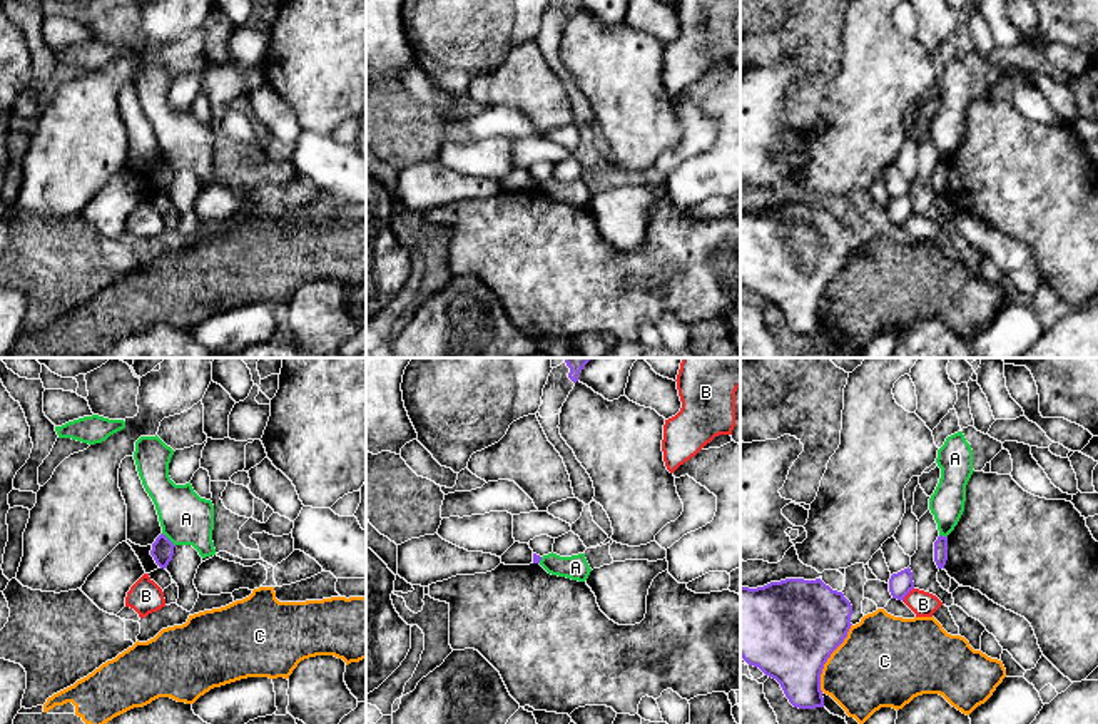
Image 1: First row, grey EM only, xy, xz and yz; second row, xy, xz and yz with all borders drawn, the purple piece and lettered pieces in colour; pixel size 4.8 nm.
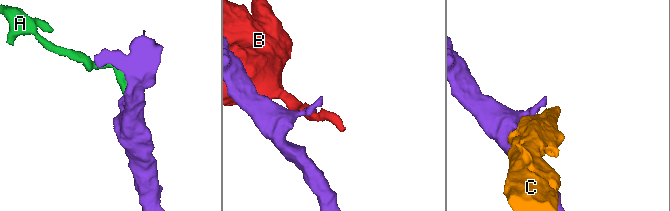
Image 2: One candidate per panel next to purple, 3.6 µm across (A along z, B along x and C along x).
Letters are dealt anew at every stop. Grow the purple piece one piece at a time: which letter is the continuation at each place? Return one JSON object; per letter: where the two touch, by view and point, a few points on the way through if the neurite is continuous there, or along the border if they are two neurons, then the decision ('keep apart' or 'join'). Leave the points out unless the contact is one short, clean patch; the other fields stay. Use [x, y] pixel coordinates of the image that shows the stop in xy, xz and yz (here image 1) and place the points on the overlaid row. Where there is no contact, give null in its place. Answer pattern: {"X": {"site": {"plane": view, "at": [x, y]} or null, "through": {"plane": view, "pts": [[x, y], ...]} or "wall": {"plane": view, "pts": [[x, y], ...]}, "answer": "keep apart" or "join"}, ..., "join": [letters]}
{"A": {"site": {"plane": "xy", "at": [167, 539]}, "wall": {"plane": "xy", "pts": [[162, 532], [174, 545]]}, "answer": "keep apart"}, "B": {"site": {"plane": "yz", "at": [908, 592]}, "answer": "keep apart"}, "C": {"site": {"plane": "yz", "at": [829, 656]}, "answer": "keep apart"}, "join": []}

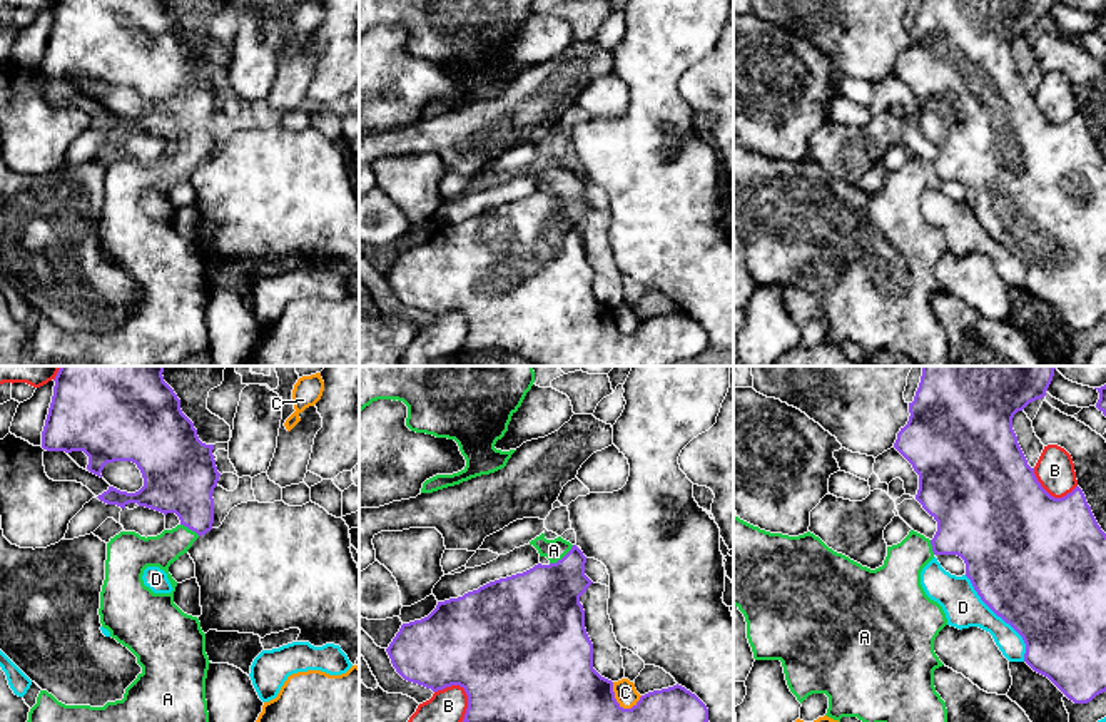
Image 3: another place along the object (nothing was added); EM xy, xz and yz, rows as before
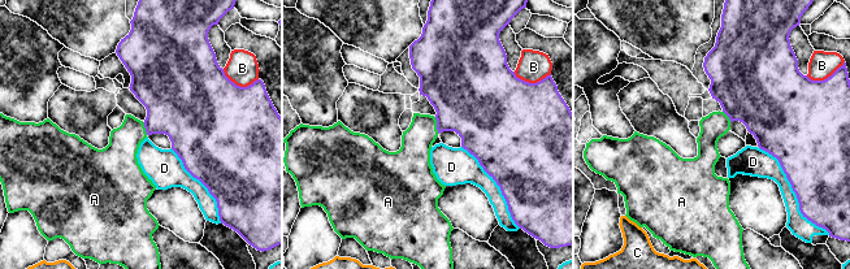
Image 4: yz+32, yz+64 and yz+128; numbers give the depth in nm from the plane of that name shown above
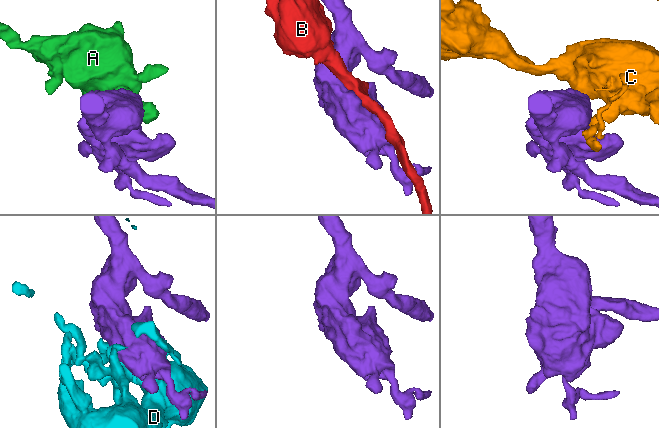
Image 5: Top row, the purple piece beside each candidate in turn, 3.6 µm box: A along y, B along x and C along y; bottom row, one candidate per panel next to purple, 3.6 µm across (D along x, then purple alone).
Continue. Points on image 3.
{"A": {"site": {"plane": "xz", "at": [563, 557]}, "through": {"plane": "xz", "pts": [[542, 604], [563, 580], [563, 557], [553, 550]]}, "answer": "join"}, "B": {"site": {"plane": "xz", "at": [465, 691]}, "answer": "keep apart"}, "C": {"site": {"plane": "xz", "at": [617, 702]}, "answer": "keep apart"}, "D": {"site": {"plane": "yz", "at": [1001, 617]}, "answer": "keep apart"}, "join": ["A"]}

